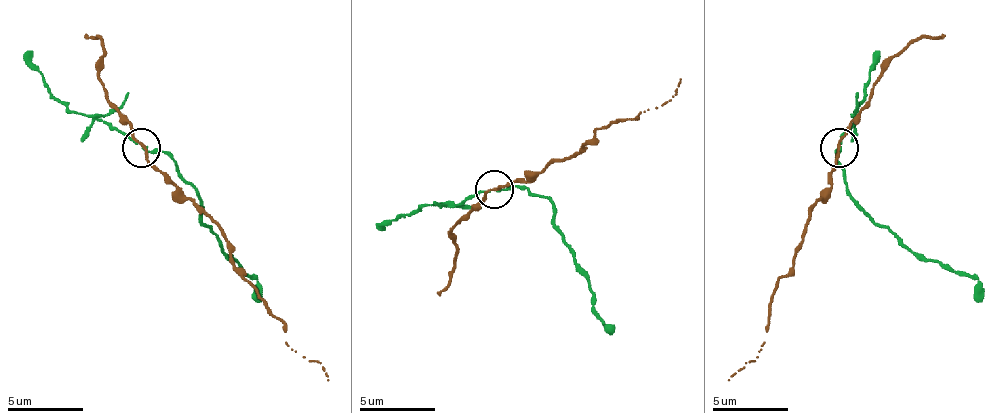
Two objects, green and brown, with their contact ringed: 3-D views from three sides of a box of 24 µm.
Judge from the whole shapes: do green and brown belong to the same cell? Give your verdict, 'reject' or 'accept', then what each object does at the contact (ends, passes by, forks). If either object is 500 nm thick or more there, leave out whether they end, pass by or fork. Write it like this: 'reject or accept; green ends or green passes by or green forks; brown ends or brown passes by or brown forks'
reject; green passes by; brown passes by

